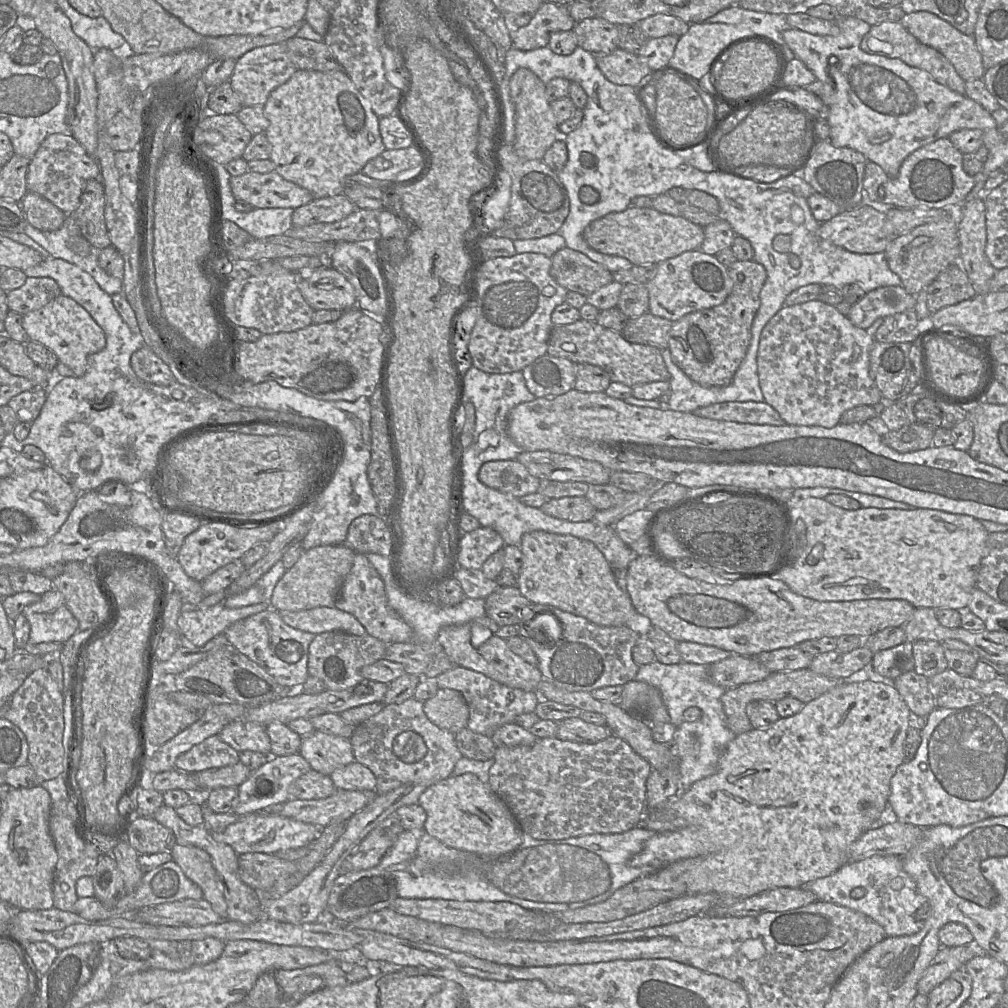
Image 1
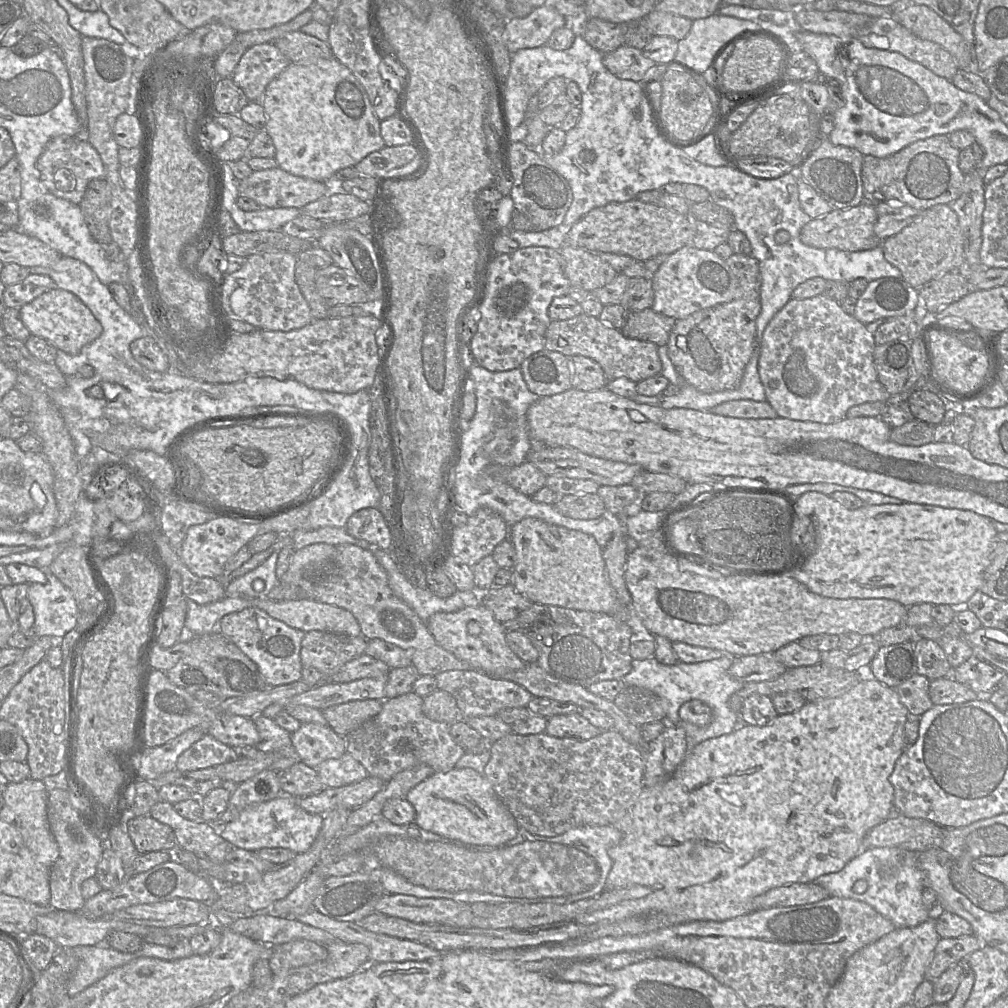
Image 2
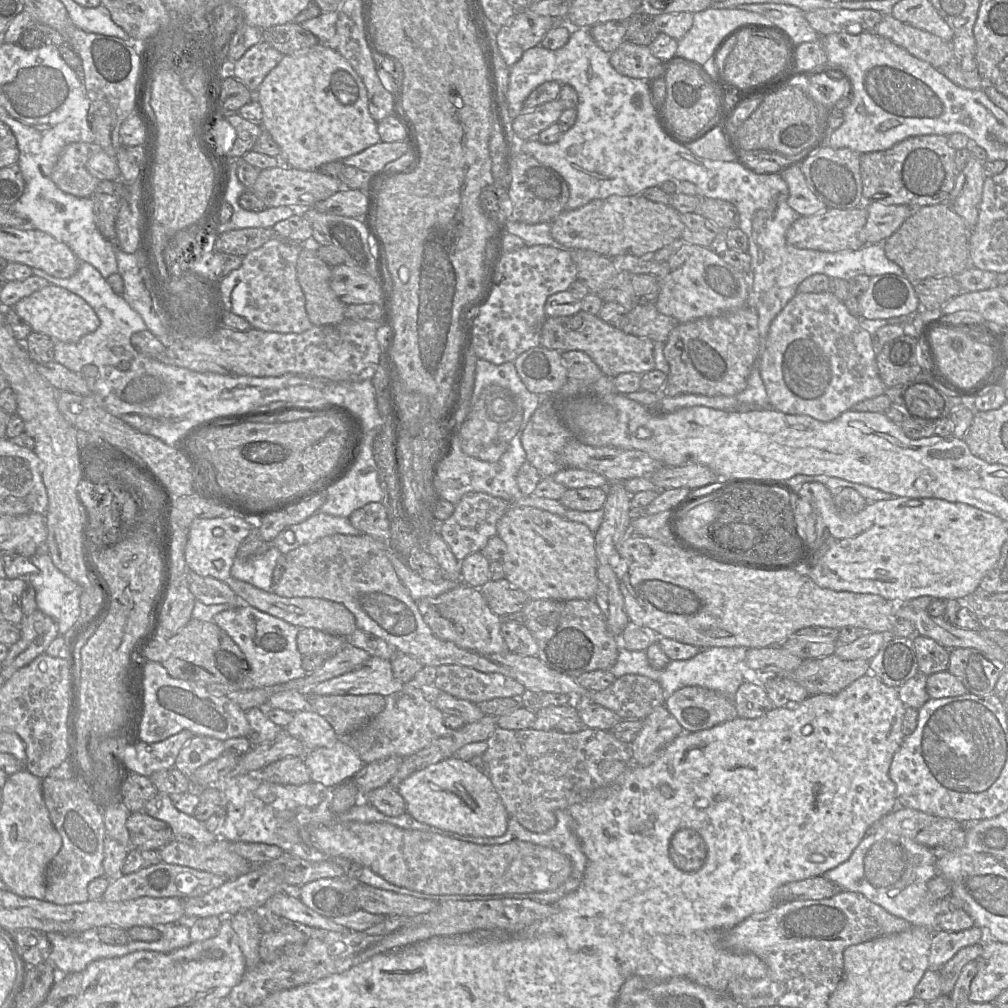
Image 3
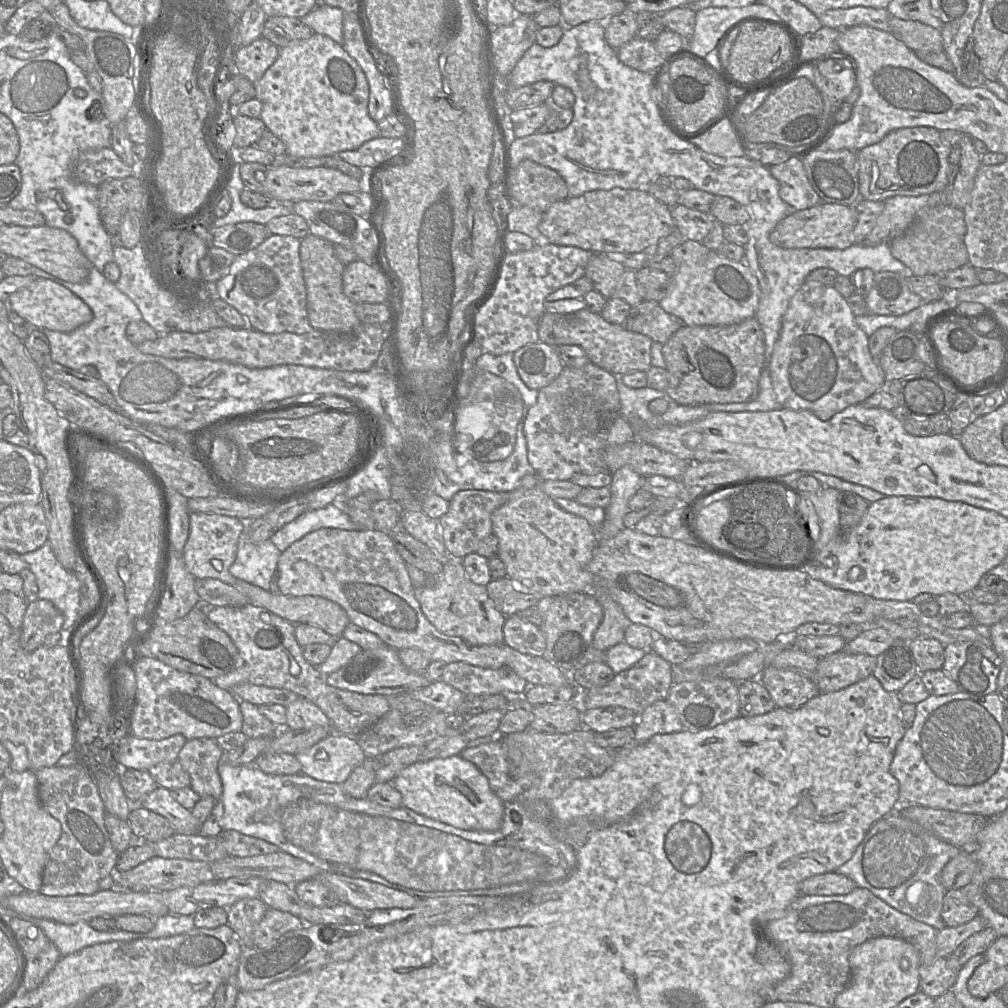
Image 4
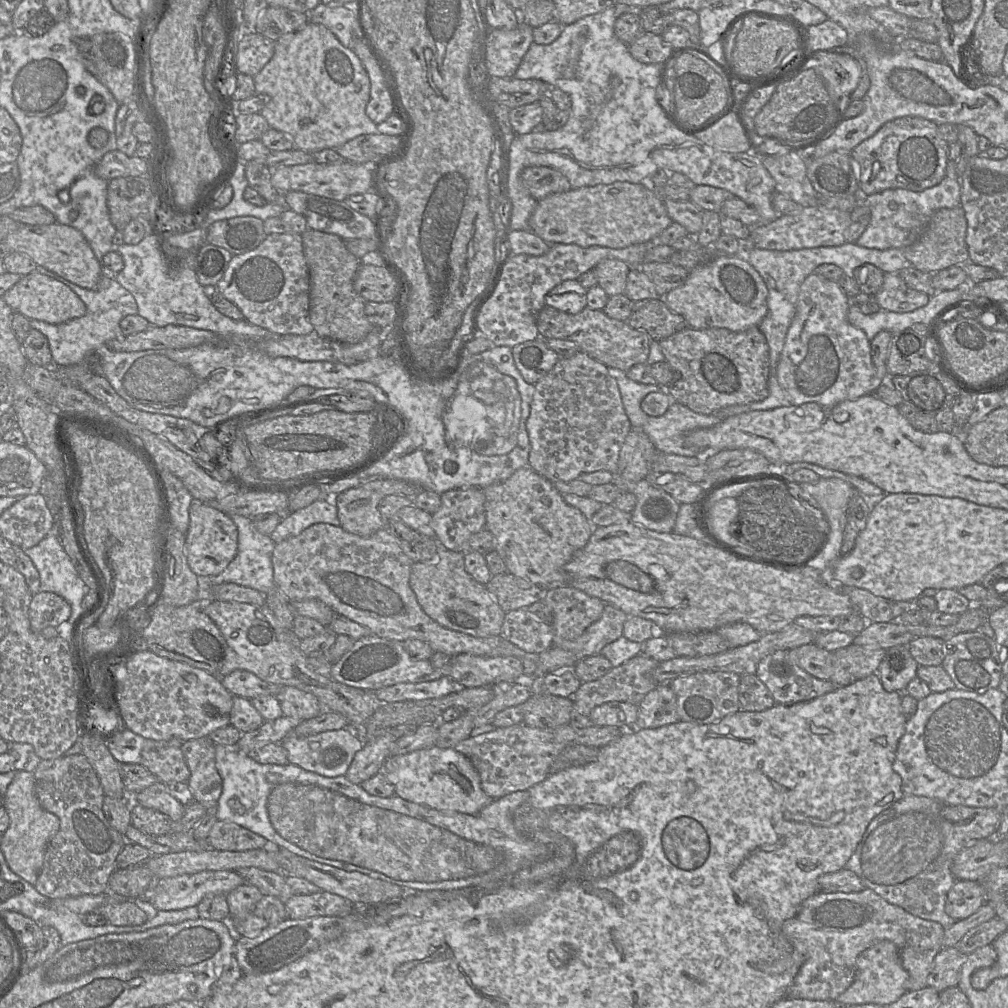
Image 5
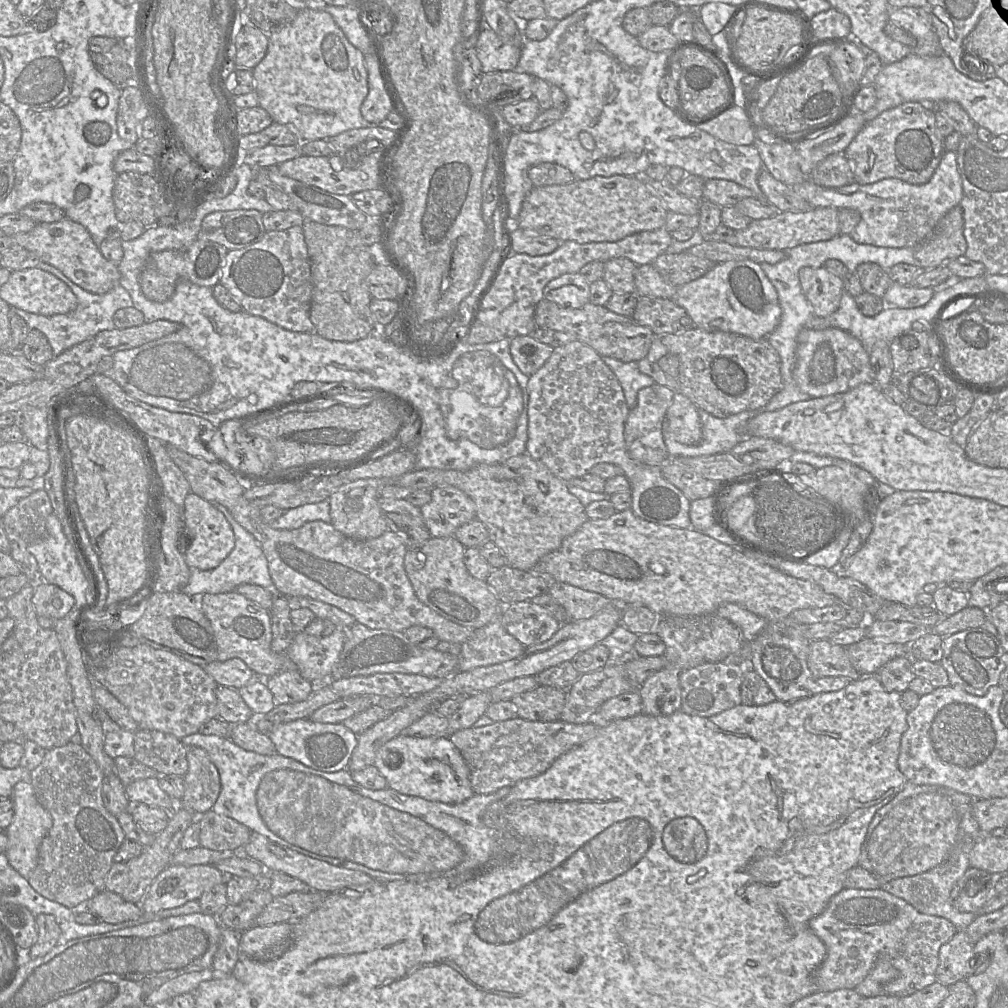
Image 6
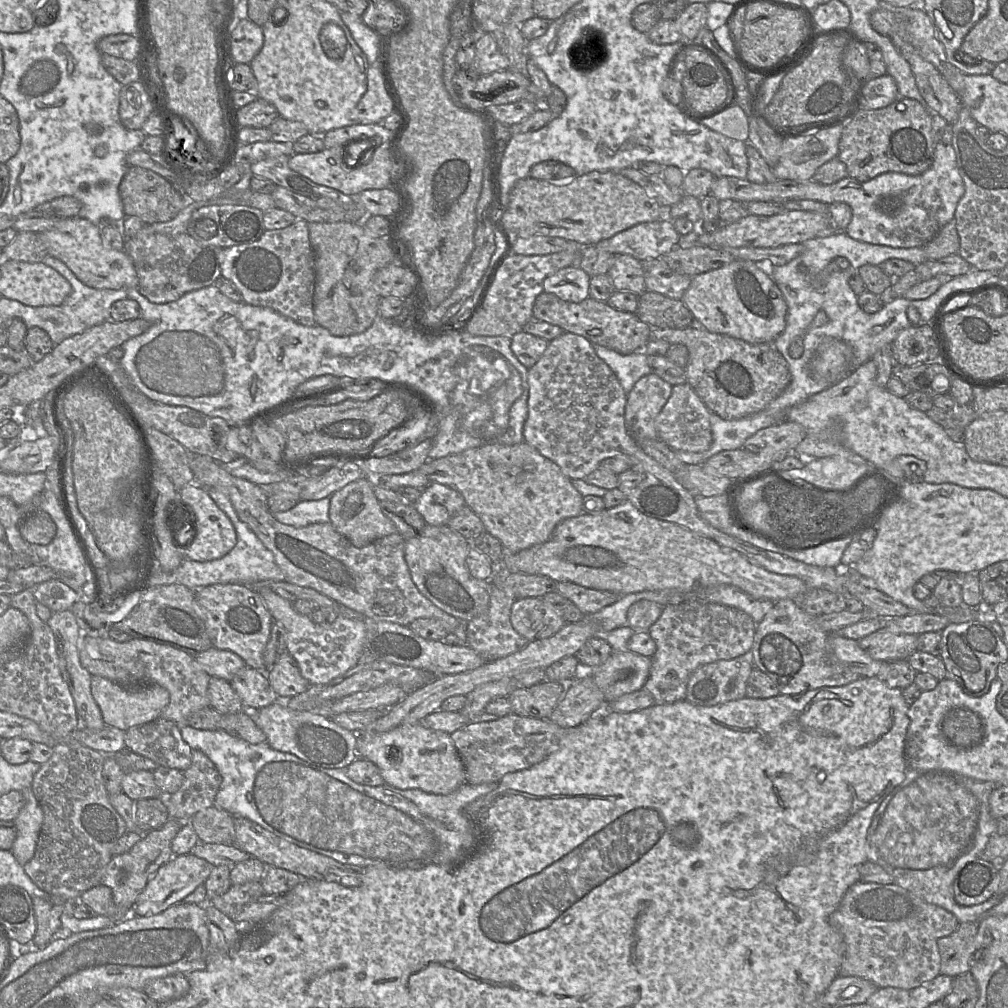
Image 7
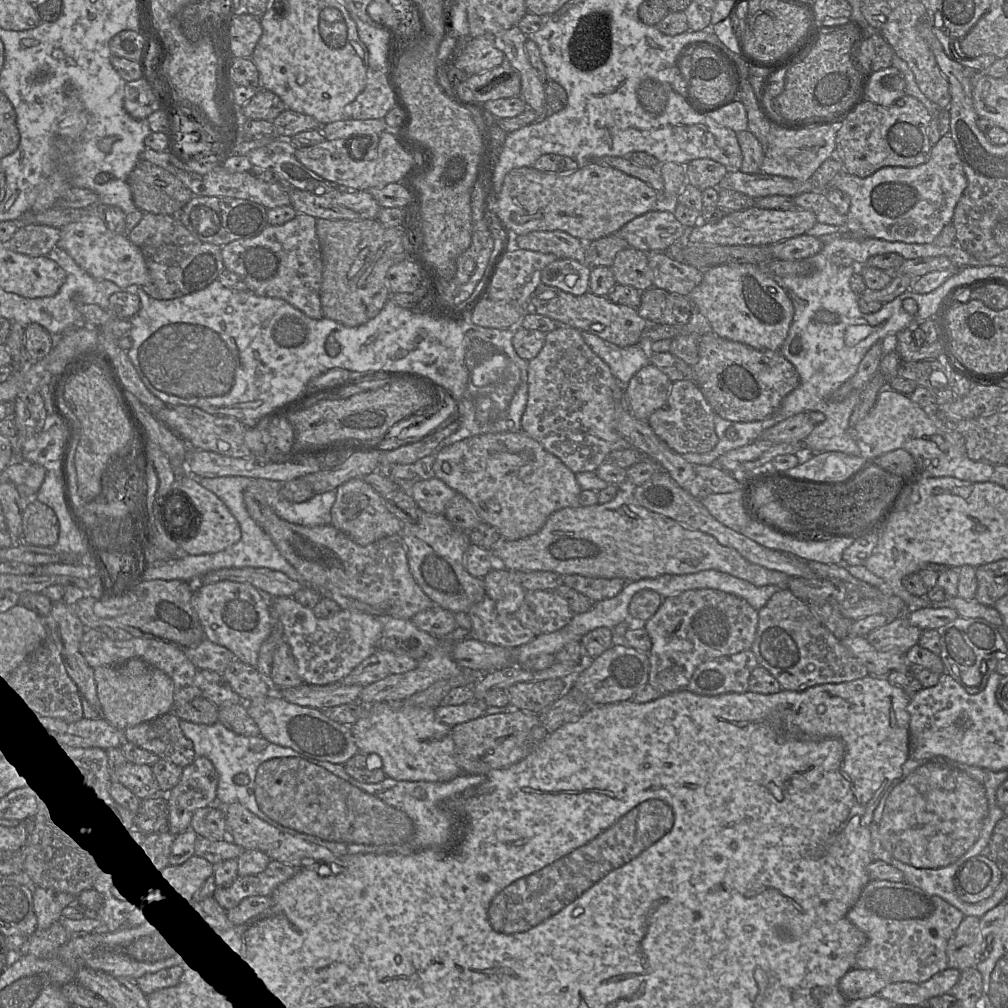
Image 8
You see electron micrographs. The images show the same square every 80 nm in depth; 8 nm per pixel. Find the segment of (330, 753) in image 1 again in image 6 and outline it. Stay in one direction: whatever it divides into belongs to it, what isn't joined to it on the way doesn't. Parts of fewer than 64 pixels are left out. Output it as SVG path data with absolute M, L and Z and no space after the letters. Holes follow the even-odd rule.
M298 670L279 672L263 679L272 692L276 704L303 701L314 689L314 684L304 679Z

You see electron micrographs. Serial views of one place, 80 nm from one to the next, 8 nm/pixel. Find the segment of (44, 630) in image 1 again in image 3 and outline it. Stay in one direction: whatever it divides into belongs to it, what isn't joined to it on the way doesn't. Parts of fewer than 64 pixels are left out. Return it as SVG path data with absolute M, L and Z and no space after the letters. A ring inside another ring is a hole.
M48 553L35 554L30 560L38 568L36 574L28 576L28 580L36 591L37 609L55 620L58 624L59 634L64 635L80 615L80 596L83 590L55 567Z

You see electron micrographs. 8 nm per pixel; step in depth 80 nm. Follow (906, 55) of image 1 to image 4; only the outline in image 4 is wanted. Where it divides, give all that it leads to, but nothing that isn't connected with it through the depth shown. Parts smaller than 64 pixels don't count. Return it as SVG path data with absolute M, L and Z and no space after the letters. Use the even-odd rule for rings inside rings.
M891 16L890 32L913 52L943 52L941 32L932 26Z

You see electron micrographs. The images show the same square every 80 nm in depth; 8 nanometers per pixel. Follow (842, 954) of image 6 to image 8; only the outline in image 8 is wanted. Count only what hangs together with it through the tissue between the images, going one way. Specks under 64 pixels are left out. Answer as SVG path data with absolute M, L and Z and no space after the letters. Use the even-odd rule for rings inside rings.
M871 880L863 888L847 917L866 935L866 943L859 951L853 968L874 970L887 984L912 982L920 985L936 973L948 968L947 943L960 925L964 915L941 897L929 894L906 881Z

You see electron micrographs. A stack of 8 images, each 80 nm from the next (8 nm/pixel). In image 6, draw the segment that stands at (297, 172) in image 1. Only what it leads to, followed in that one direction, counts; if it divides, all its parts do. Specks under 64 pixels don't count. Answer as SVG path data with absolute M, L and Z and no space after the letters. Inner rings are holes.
M315 4L301 8L293 21L287 24L278 25L272 30L272 32L268 35L267 53L261 62L253 68L252 72L255 81L254 91L258 94L259 106L269 113L274 122L287 125L288 127L294 127L302 141L319 139L326 140L327 138L336 136L347 130L375 126L367 122L360 112L361 104L368 94L368 73L364 63L364 55L348 41L342 30L335 23L332 16Z

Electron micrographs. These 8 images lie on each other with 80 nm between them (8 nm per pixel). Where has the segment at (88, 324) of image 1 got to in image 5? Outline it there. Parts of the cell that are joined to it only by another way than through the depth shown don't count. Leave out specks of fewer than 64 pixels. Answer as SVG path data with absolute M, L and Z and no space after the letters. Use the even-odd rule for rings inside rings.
M38 272L23 276L2 298L13 311L19 312L28 319L50 324L61 324L80 318L87 310L85 303L67 285Z

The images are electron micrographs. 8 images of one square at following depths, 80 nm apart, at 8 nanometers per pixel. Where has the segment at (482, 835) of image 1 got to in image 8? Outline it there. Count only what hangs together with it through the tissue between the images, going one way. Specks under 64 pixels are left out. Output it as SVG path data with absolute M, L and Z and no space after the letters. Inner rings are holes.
M405 701L377 702L367 706L366 715L350 728L358 752L378 757L388 778L447 782L460 775L451 727L436 718L434 709L406 704Z

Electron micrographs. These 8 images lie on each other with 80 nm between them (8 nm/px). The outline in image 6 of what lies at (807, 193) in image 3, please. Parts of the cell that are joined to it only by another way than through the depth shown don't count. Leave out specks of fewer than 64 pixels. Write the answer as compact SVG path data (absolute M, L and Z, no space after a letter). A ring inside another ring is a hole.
M757 137L753 145L759 152L764 168L778 181L791 187L810 178L799 167L799 155L795 146L784 142L767 144Z

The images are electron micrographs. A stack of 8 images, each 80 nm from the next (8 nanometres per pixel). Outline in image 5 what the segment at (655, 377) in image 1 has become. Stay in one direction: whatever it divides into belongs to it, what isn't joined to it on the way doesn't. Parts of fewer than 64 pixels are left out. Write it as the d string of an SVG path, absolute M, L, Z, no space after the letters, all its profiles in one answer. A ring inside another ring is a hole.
M545 305L537 316L537 329L542 339L564 339L575 342L582 351L608 368L627 372L636 364L647 363L650 353L650 336L632 328L626 321L608 317L603 310L588 306L582 311L571 314Z

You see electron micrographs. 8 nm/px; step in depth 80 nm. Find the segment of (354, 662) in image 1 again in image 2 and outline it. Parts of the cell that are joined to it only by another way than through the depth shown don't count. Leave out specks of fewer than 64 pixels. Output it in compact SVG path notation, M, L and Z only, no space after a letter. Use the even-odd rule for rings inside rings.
M308 631L300 647L303 667L314 667L329 678L347 662L365 654L367 639L332 632Z

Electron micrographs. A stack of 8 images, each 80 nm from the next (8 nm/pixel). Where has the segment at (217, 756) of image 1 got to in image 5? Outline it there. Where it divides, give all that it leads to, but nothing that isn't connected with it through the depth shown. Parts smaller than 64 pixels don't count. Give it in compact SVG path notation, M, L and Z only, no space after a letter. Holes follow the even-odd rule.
M208 737L182 741L181 750L189 768L187 782L194 801L207 810L217 806L222 779L216 768L215 744Z

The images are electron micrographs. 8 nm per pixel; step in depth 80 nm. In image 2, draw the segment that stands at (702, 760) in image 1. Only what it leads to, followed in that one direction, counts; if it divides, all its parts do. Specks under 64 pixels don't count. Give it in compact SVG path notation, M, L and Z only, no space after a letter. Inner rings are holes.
M728 654L703 662L684 663L678 661L672 665L662 664L654 657L644 660L633 659L631 671L622 680L627 686L647 689L667 702L666 723L681 725L685 730L689 752L697 744L711 738L729 734L741 724L738 713L730 705L730 698L745 683L729 673L731 664L732 658ZM692 699L701 700L712 709L713 720L709 725L700 727L688 722L681 722L679 709L685 702Z

